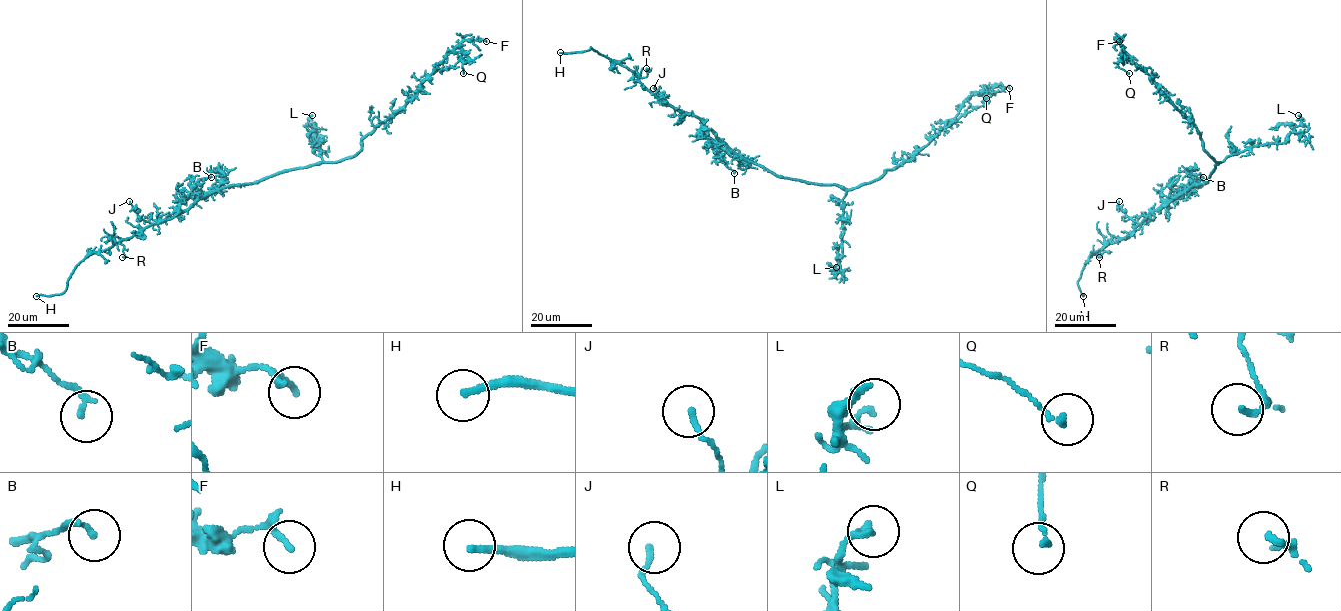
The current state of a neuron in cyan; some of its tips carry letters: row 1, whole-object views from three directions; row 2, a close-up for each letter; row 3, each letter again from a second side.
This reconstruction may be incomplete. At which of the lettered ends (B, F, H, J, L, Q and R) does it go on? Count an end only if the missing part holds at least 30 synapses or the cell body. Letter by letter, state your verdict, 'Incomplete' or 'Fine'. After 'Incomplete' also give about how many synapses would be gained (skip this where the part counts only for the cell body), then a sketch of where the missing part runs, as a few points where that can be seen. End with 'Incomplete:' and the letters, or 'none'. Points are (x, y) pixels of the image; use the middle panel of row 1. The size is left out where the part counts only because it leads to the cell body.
B: Fine
F: Fine
H: Incomplete
J: Fine
L: Fine
Q: Fine
R: Fine
Incomplete: H

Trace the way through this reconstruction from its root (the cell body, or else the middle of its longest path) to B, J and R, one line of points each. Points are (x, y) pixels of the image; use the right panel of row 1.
B: (1208, 180), (1179, 196), (1193, 179), (1203, 177)
J: (1208, 180), (1175, 196), (1141, 224), (1122, 210), (1119, 201)
R: (1208, 180), (1175, 196), (1126, 237), (1108, 243), (1099, 257)

